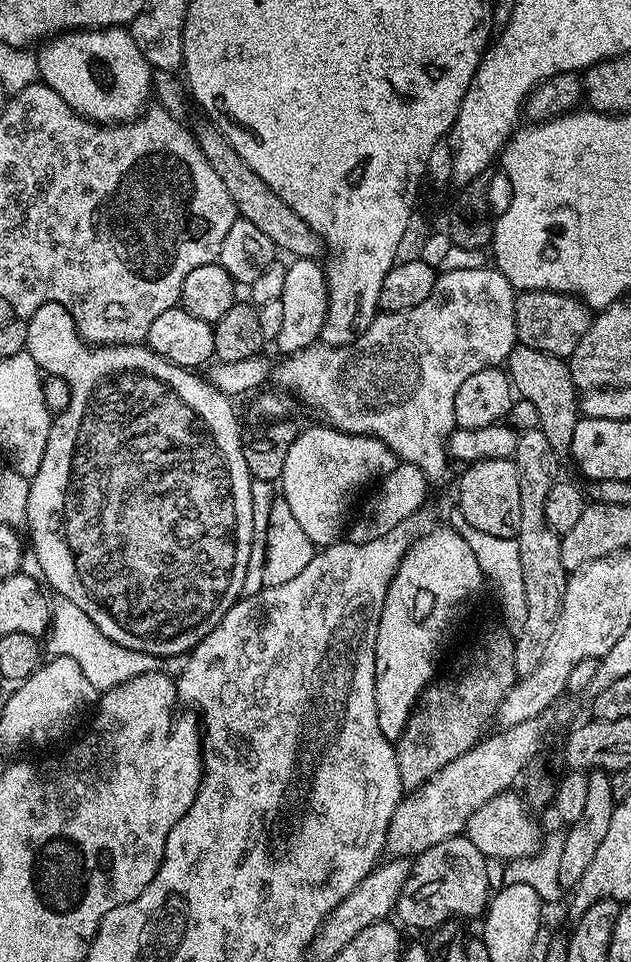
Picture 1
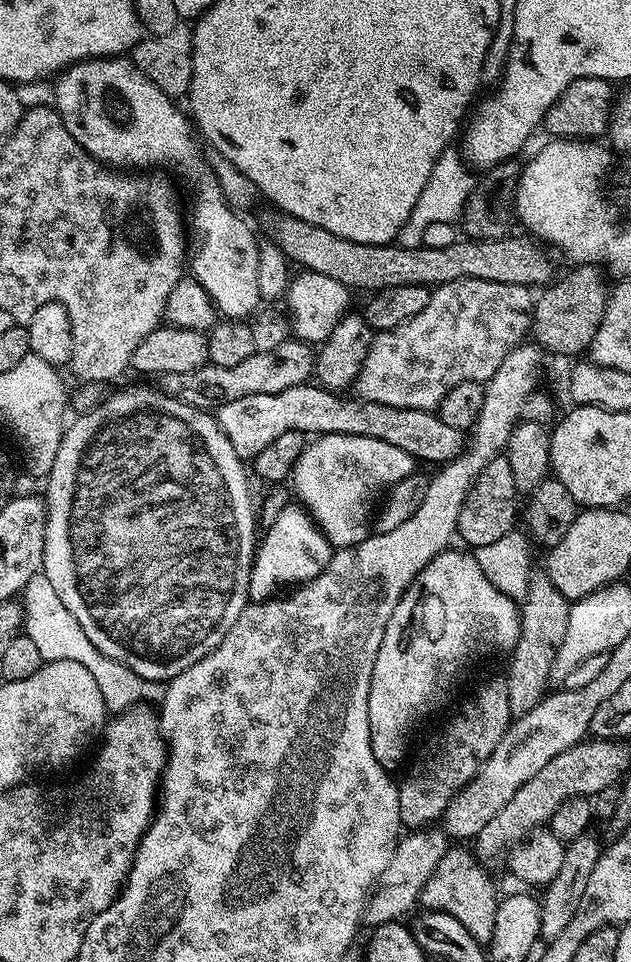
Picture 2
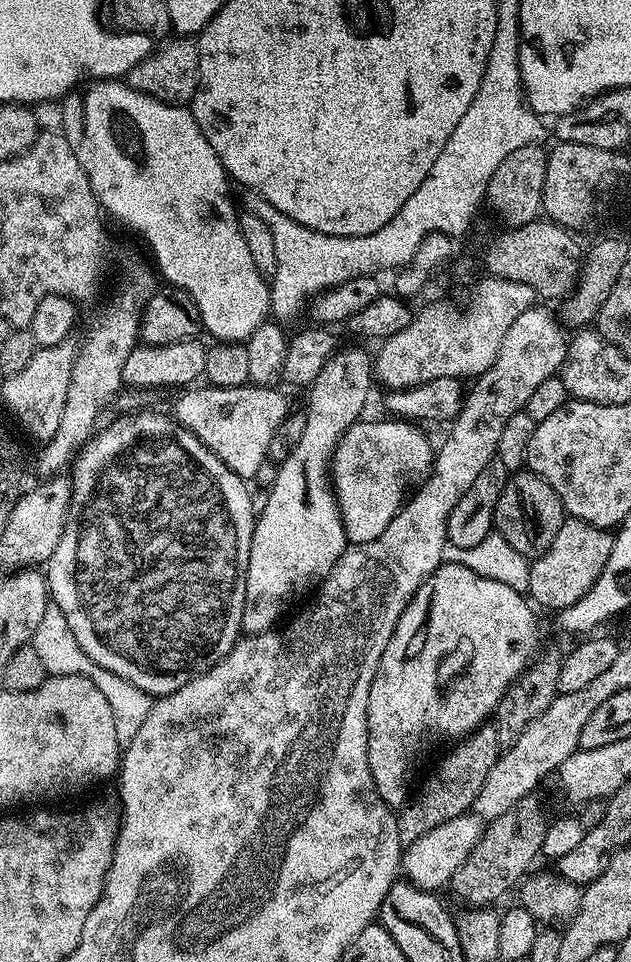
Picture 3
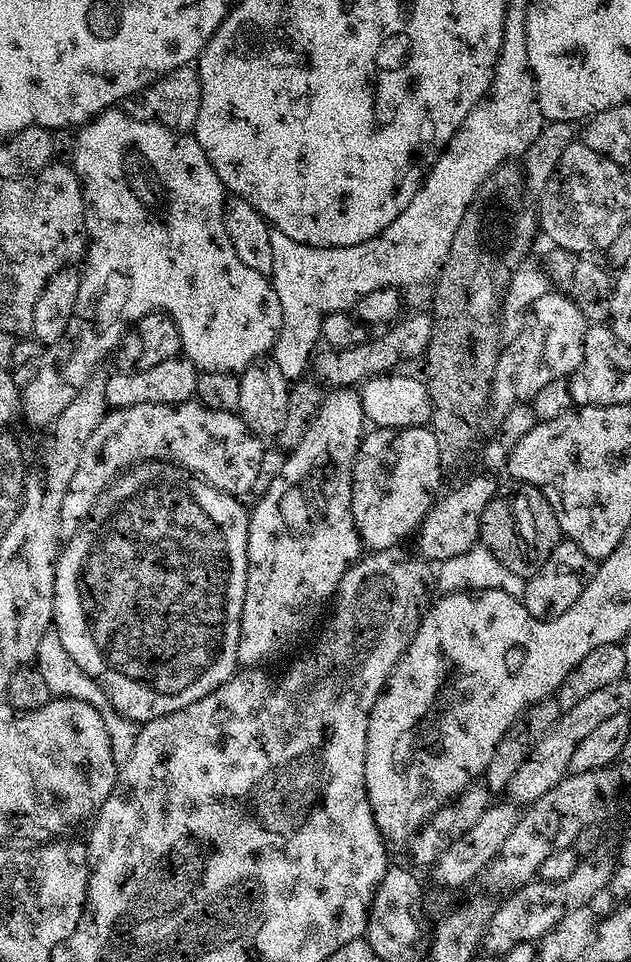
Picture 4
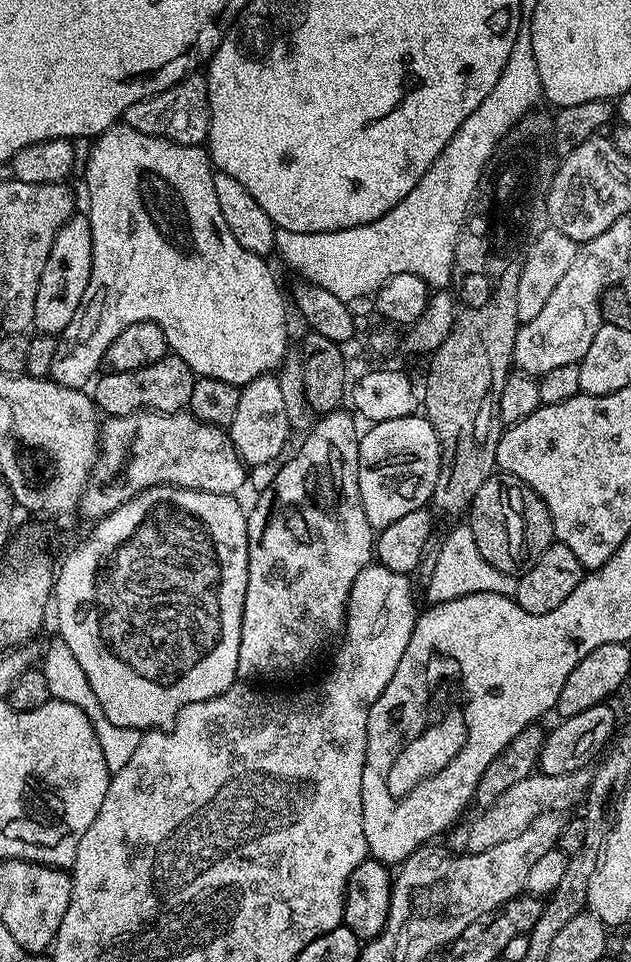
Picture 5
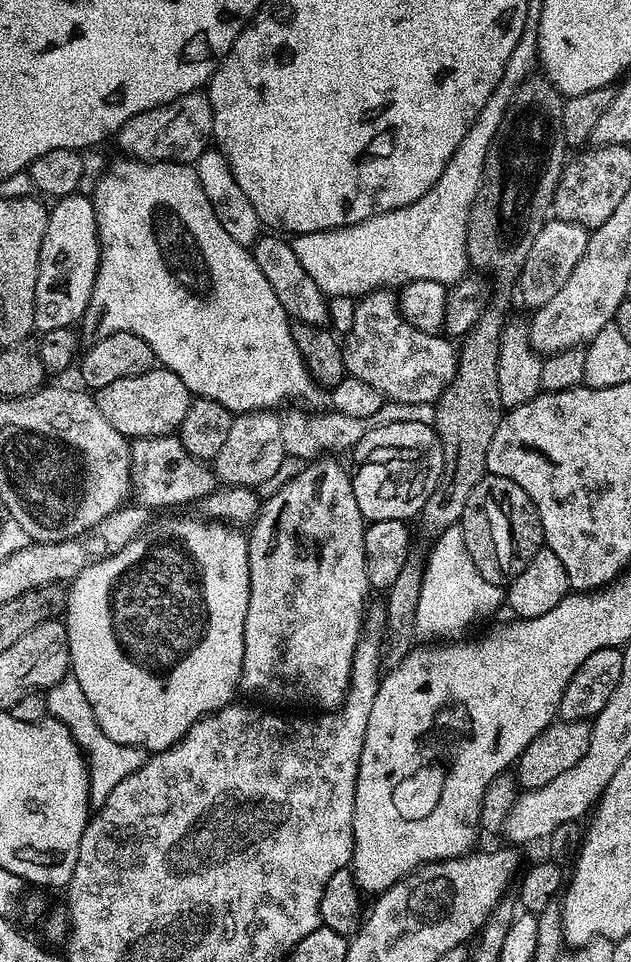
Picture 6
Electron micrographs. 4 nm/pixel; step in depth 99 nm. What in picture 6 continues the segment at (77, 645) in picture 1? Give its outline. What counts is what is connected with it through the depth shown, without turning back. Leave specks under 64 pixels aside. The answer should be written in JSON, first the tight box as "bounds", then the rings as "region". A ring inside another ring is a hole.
{"bounds":[47,674,146,806],"region":[[[69,674],[60,679],[54,687],[47,689],[48,716],[60,720],[70,730],[76,745],[86,757],[88,766],[88,799],[93,805],[99,806],[110,798],[110,790],[122,782],[122,778],[130,778],[134,770],[144,765],[146,756],[141,749],[131,748],[125,744],[114,742],[102,734],[102,726],[94,718],[94,710],[90,710],[90,702],[86,702],[86,694],[82,694],[82,686],[78,686],[76,677]]]}

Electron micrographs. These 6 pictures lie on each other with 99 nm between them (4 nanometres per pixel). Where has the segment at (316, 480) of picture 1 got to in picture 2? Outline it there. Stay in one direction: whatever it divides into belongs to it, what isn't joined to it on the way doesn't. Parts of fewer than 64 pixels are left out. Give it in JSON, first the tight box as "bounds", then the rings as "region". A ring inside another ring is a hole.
{"bounds":[290,433,417,549],"region":[[[326,433],[317,435],[311,442],[305,443],[304,453],[292,468],[290,484],[294,489],[295,499],[297,496],[300,500],[308,500],[308,504],[306,503],[308,515],[312,521],[320,525],[322,534],[332,542],[333,549],[349,548],[354,546],[356,541],[363,540],[366,535],[364,516],[373,515],[372,500],[379,501],[382,494],[387,493],[388,489],[398,482],[402,482],[402,478],[411,476],[417,468],[417,461],[401,447],[392,446],[376,438],[358,437],[355,434]]]}

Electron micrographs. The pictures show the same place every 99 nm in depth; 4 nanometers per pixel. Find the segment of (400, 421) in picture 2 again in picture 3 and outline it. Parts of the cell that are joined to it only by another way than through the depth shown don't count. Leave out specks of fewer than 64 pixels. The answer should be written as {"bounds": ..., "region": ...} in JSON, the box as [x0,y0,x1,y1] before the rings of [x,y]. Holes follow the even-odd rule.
{"bounds":[173,384,290,480],"region":[[[247,384],[242,387],[213,388],[211,385],[196,386],[185,389],[174,404],[173,417],[175,421],[187,429],[197,441],[204,445],[205,449],[227,466],[236,476],[245,480],[255,479],[256,474],[262,464],[267,461],[270,439],[274,436],[274,431],[285,420],[290,411],[287,400],[279,394],[278,389],[268,386],[257,386]]]}

